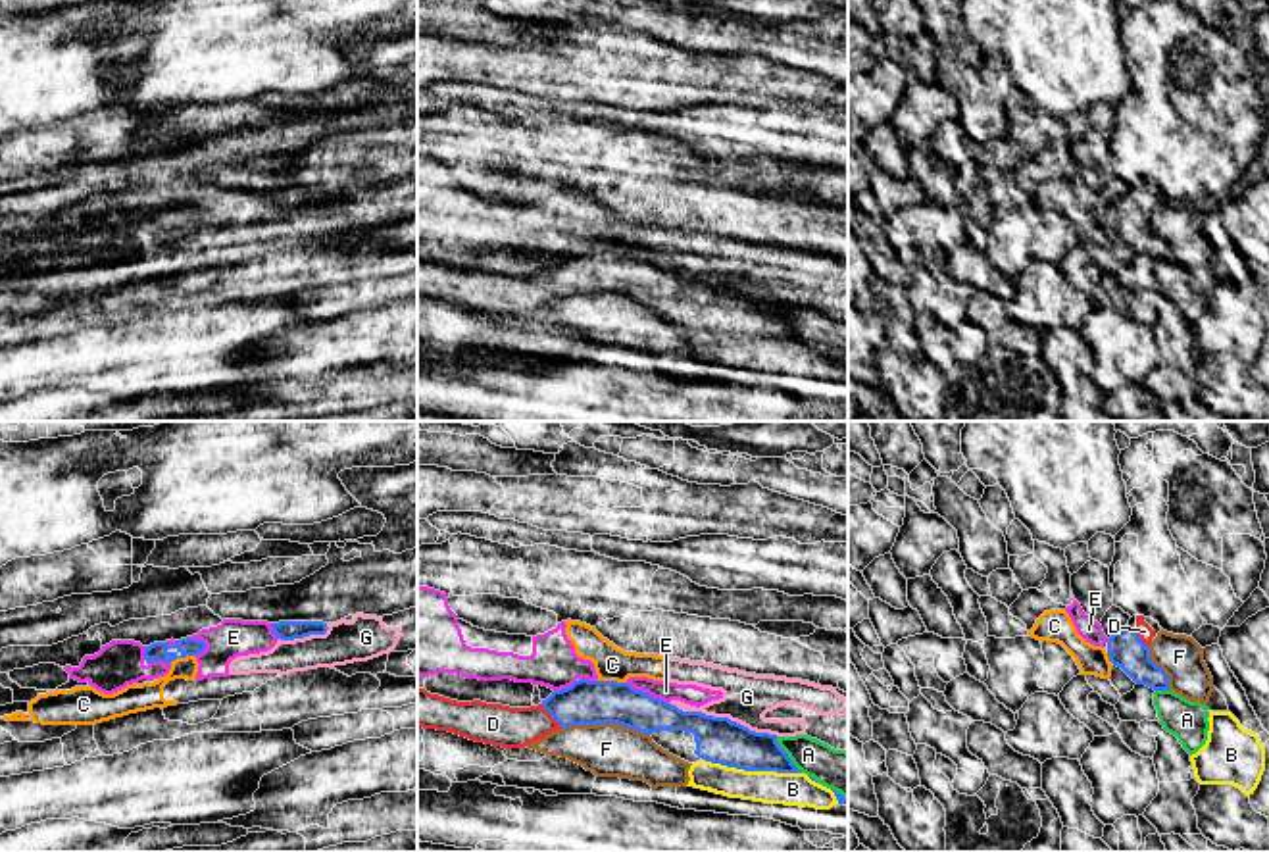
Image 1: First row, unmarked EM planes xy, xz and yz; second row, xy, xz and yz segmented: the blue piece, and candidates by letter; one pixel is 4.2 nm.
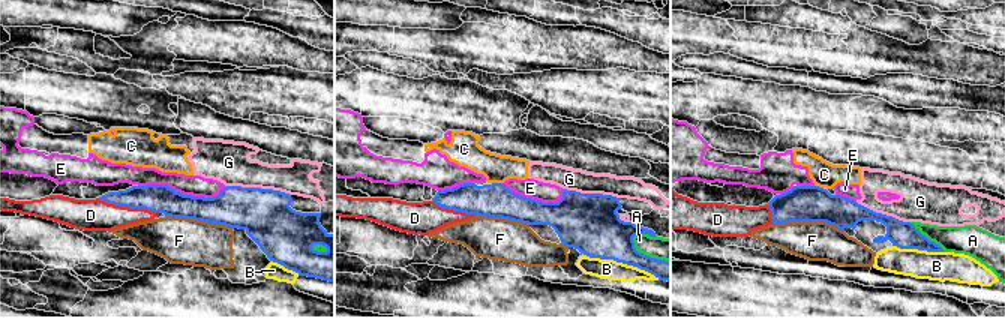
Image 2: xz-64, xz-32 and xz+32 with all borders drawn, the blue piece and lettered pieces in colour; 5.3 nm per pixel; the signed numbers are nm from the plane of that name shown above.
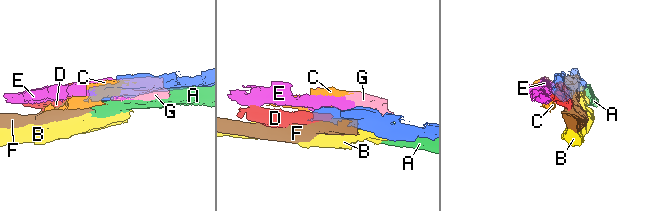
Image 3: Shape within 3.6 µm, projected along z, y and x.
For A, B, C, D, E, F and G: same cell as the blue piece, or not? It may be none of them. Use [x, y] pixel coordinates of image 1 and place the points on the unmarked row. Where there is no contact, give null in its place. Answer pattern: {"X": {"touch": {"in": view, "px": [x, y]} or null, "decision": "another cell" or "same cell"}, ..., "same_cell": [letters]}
{"A": {"touch": {"in": "xz", "px": [787, 324]}, "decision": "another cell"}, "B": {"touch": {"in": "xz", "px": [752, 339]}, "decision": "another cell"}, "C": {"touch": {"in": "xz", "px": [612, 250]}, "decision": "another cell"}, "D": {"touch": {"in": "xz", "px": [550, 283]}, "decision": "same cell"}, "E": {"touch": {"in": "xz", "px": [646, 262]}, "decision": "another cell"}, "F": {"touch": {"in": "xz", "px": [606, 291]}, "decision": "another cell"}, "G": {"touch": {"in": "xz", "px": [723, 287]}, "decision": "another cell"}, "same_cell": ["D"]}

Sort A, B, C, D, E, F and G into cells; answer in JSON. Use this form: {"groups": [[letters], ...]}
{"groups": [["A"], ["B"], ["C", "E", "G"], ["D"], ["F"]]}

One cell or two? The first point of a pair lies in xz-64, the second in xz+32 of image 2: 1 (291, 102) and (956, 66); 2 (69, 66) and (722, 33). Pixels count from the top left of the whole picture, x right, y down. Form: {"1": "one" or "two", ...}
{"1": "two", "2": "two"}

